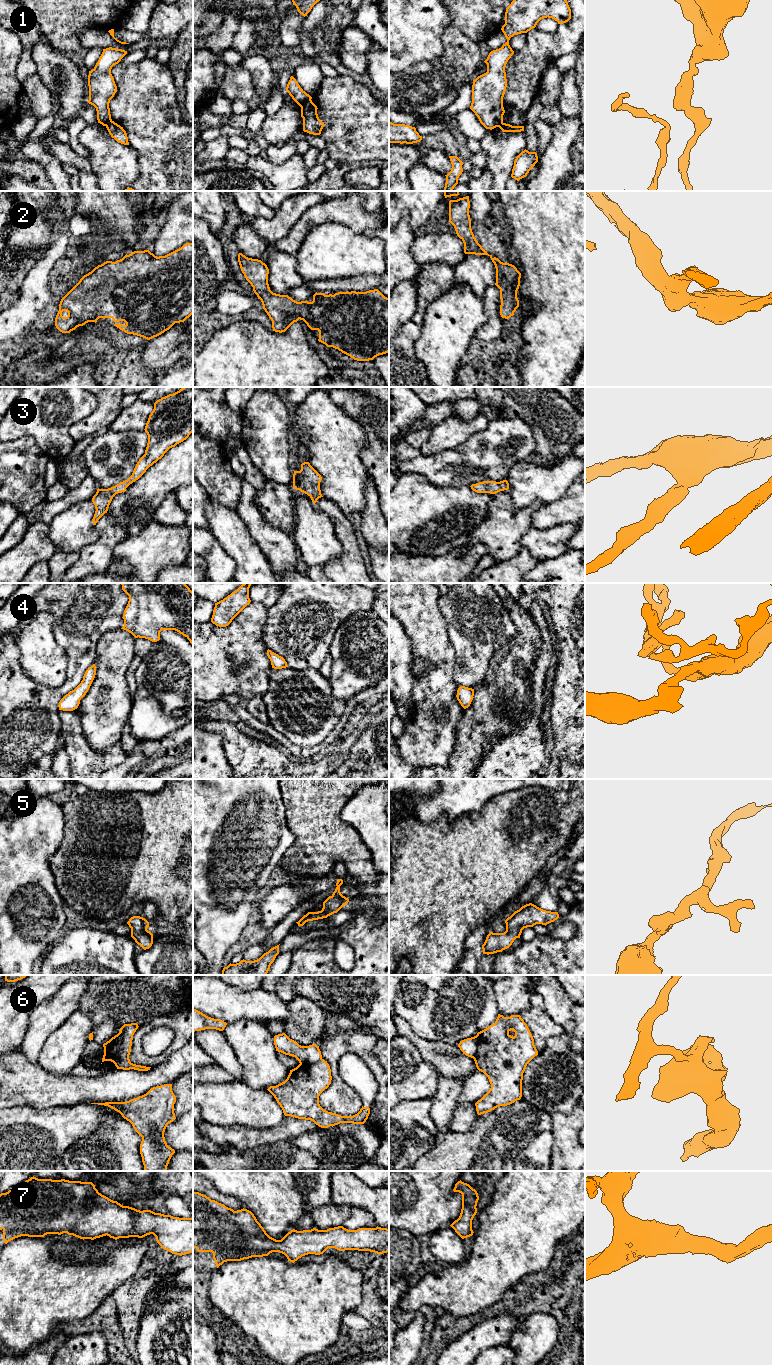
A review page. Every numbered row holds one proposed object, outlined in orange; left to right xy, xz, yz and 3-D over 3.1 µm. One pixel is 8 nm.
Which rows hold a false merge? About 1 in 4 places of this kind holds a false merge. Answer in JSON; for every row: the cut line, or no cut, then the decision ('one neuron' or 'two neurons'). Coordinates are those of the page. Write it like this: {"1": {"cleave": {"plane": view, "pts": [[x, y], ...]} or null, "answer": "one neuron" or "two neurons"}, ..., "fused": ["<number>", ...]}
{"1": {"cleave": {"plane": "xz", "pts": [[310, 99], [300, 106]]}, "answer": "two neurons"}, "2": {"cleave": null, "answer": "one neuron"}, "3": {"cleave": null, "answer": "one neuron"}, "4": {"cleave": null, "answer": "one neuron"}, "5": {"cleave": null, "answer": "one neuron"}, "6": {"cleave": {"plane": "xy", "pts": [[115, 1036], [115, 1049], [104, 1049]]}, "answer": "two neurons"}, "7": {"cleave": null, "answer": "one neuron"}, "fused": ["1", "6"]}

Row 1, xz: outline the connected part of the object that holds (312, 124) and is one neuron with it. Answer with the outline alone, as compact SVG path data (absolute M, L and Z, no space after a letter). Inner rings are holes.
M312 100L301 106L301 117L303 118L303 131L313 135L320 135L325 124L319 119L317 106Z

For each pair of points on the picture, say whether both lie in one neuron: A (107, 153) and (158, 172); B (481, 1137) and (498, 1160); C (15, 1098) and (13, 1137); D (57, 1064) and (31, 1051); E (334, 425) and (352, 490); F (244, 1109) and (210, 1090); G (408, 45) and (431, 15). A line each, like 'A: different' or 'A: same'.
A: different
B: same
C: different
D: different
E: same
F: same
G: same

